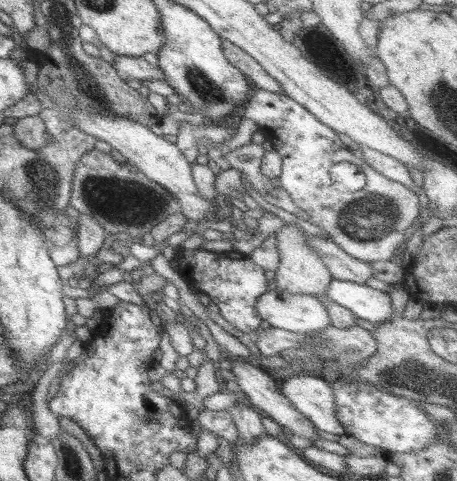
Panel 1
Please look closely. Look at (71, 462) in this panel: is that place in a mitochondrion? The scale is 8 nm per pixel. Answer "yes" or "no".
yes

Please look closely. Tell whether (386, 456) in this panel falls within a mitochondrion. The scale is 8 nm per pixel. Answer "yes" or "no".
no

